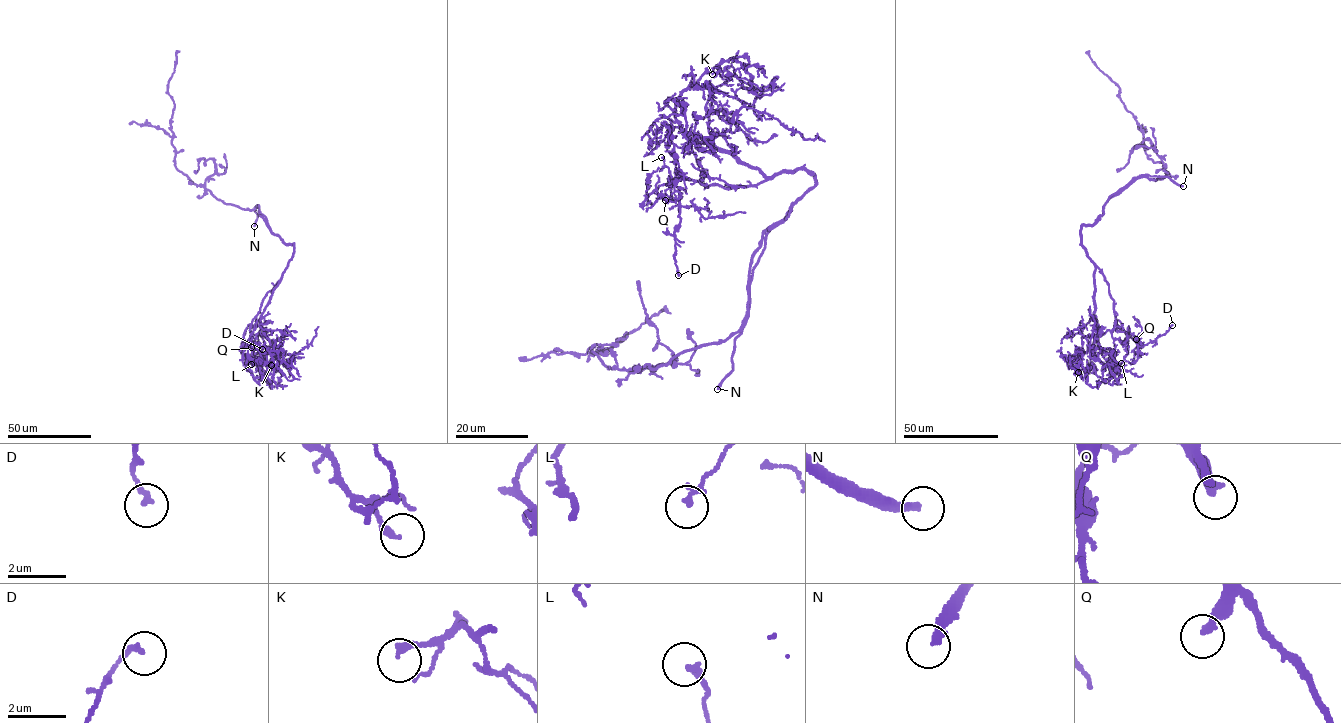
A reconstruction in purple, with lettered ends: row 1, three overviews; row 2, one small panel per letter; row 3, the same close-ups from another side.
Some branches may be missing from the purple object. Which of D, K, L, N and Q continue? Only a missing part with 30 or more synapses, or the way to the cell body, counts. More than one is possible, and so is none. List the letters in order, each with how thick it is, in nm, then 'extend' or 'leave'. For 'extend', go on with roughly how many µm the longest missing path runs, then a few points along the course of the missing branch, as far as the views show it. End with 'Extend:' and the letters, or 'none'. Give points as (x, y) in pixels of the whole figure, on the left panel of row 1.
D: calibre 180 nm; leave
K: calibre 240 nm; leave
L: calibre 220 nm; leave
N: calibre 260 nm; extend; missing 9 µm
Q: calibre 280 nm; extend; missing 40 µm; course (251, 347), (251, 342), (258, 340), (266, 348), (278, 350), (283, 359)
Extend: N, Q

